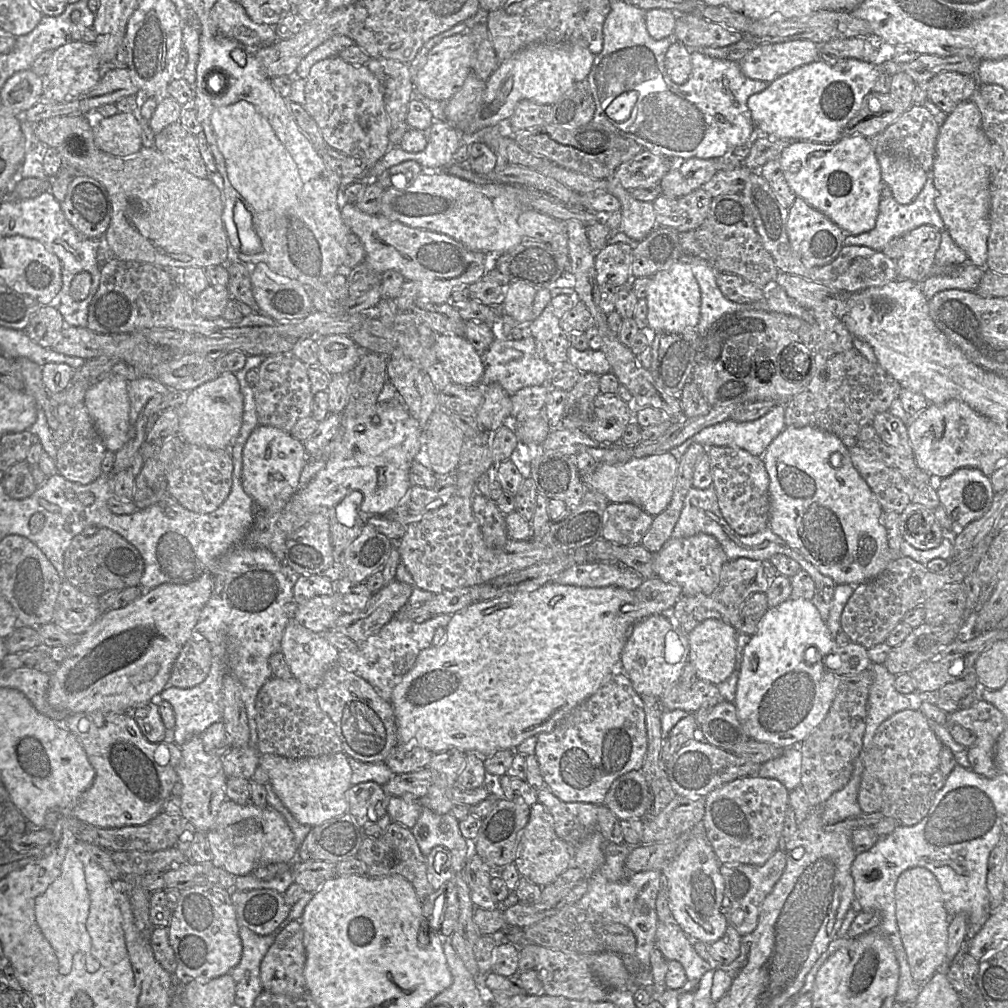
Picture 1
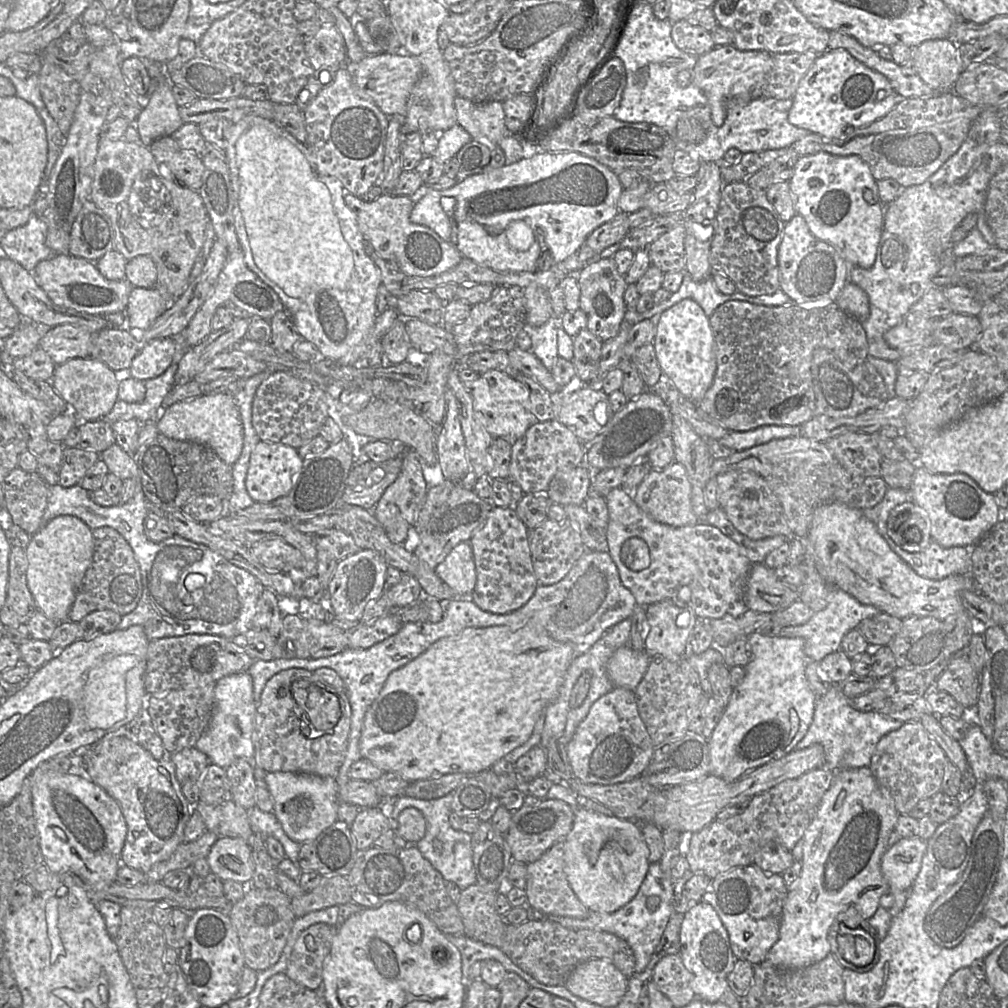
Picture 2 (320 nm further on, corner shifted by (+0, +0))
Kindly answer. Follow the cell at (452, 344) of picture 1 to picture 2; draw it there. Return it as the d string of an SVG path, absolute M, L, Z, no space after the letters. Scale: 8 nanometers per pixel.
M489 370L481 374L473 383L470 392L473 398L475 418L484 425L494 438L517 440L525 435L534 422L537 422L531 413L527 388L502 371Z

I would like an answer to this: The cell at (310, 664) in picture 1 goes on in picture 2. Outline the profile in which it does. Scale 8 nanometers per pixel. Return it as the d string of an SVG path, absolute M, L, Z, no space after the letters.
M260 440L250 456L246 475L246 489L254 502L271 502L287 495L301 472L303 459L298 449L283 443Z

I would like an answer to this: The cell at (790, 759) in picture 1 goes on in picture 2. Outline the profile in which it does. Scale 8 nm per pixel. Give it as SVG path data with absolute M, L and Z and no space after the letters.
M833 684L825 695L817 698L813 720L794 749L801 750L813 744L822 745L825 760L821 768L834 772L869 767L880 739L902 727L905 722L879 711L858 711L852 706L852 700L844 695L840 684Z

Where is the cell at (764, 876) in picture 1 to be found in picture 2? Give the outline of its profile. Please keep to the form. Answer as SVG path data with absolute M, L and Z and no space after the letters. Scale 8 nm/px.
M752 864L733 868L713 878L701 901L710 904L717 912L728 932L735 957L756 965L766 960L769 950L779 938L787 894L788 887L782 875L764 872Z

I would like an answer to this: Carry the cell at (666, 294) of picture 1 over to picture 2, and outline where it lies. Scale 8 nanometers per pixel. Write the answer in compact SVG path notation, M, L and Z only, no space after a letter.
M687 298L662 312L657 318L653 340L656 357L664 374L686 398L699 402L711 387L717 369L715 341L702 307Z

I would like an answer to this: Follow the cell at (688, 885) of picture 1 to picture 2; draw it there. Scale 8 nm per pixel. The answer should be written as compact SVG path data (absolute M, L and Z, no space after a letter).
M700 901L684 914L680 929L680 956L685 967L692 974L691 987L695 998L709 1003L721 1001L725 991L730 988L727 977L733 970L737 958L732 952L728 932L710 904Z

